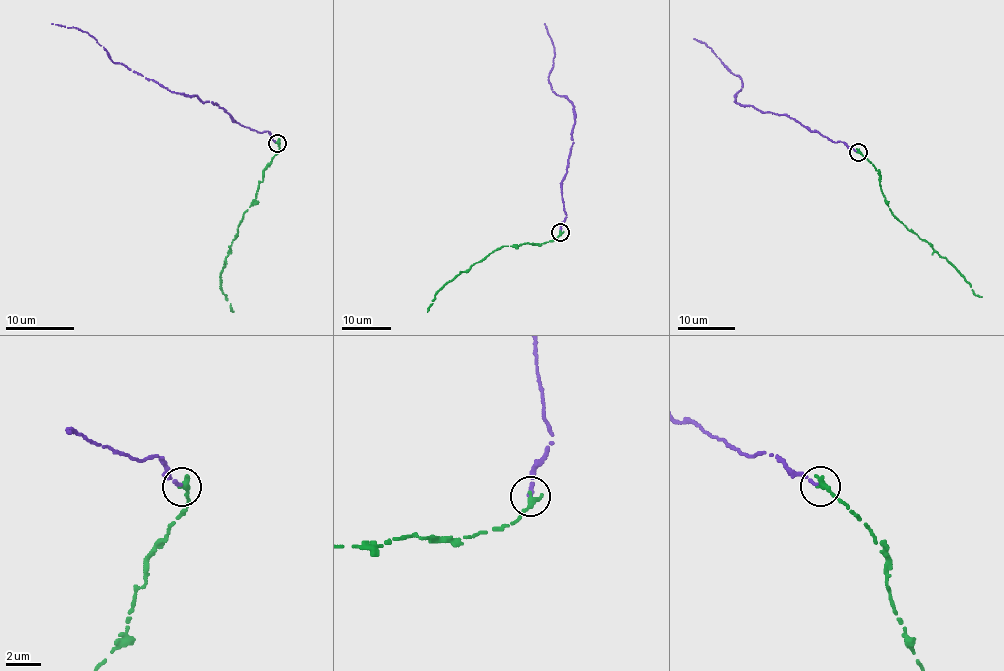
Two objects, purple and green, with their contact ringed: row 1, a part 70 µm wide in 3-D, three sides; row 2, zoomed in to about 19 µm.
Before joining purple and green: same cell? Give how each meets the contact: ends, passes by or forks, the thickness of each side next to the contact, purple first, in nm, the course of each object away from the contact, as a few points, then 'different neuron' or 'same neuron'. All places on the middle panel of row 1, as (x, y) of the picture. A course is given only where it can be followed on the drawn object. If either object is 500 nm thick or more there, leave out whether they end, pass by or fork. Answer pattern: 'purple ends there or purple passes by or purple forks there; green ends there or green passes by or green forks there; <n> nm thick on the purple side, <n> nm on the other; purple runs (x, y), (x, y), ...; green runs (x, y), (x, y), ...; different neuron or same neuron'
purple ends there; green ends there; 220 nm thick on the purple side, 360 nm on the other; purple runs (560, 232), (566, 217), (561, 181), (573, 144), (575, 111), (550, 85), (555, 48), (544, 23); green runs (560, 232), (554, 240), (495, 249), (445, 285), (427, 311); different neuron

